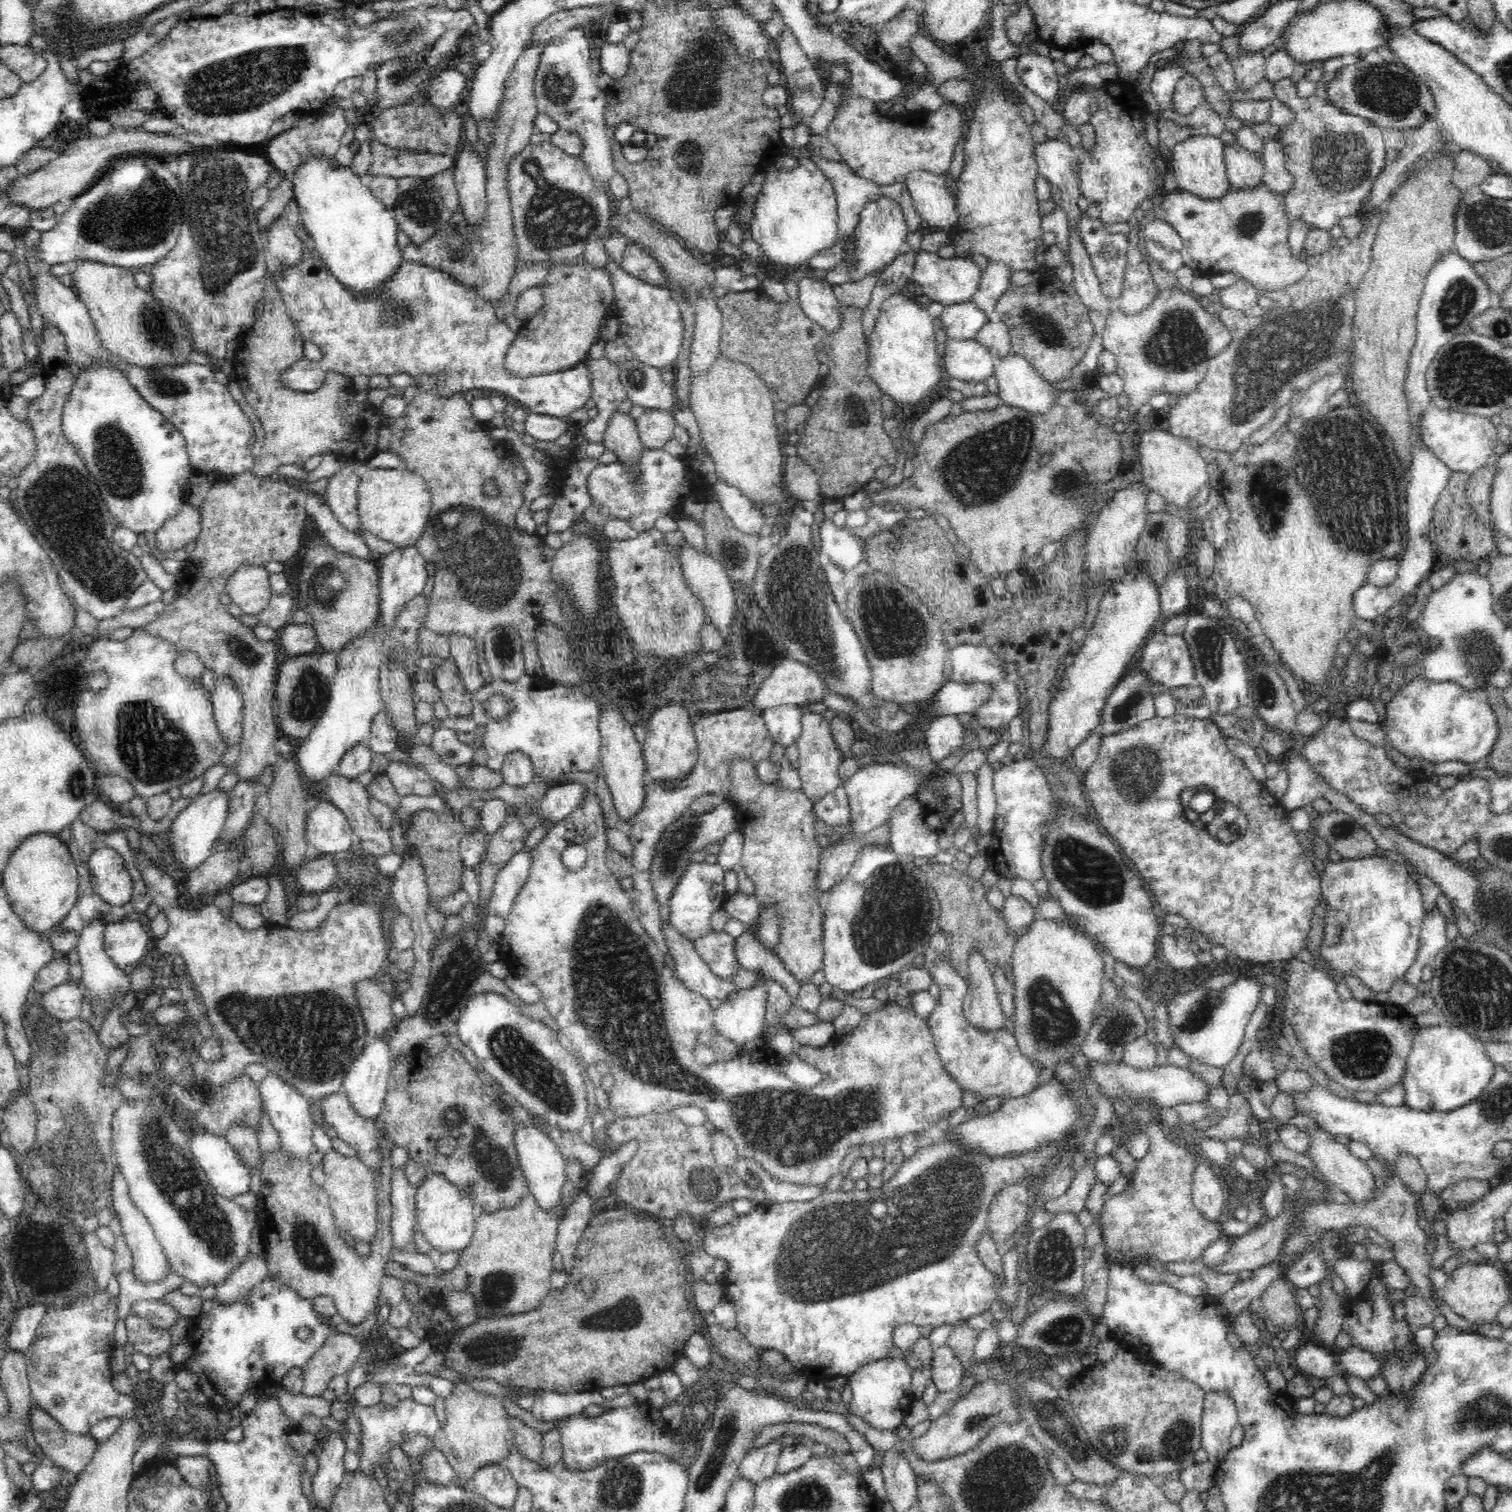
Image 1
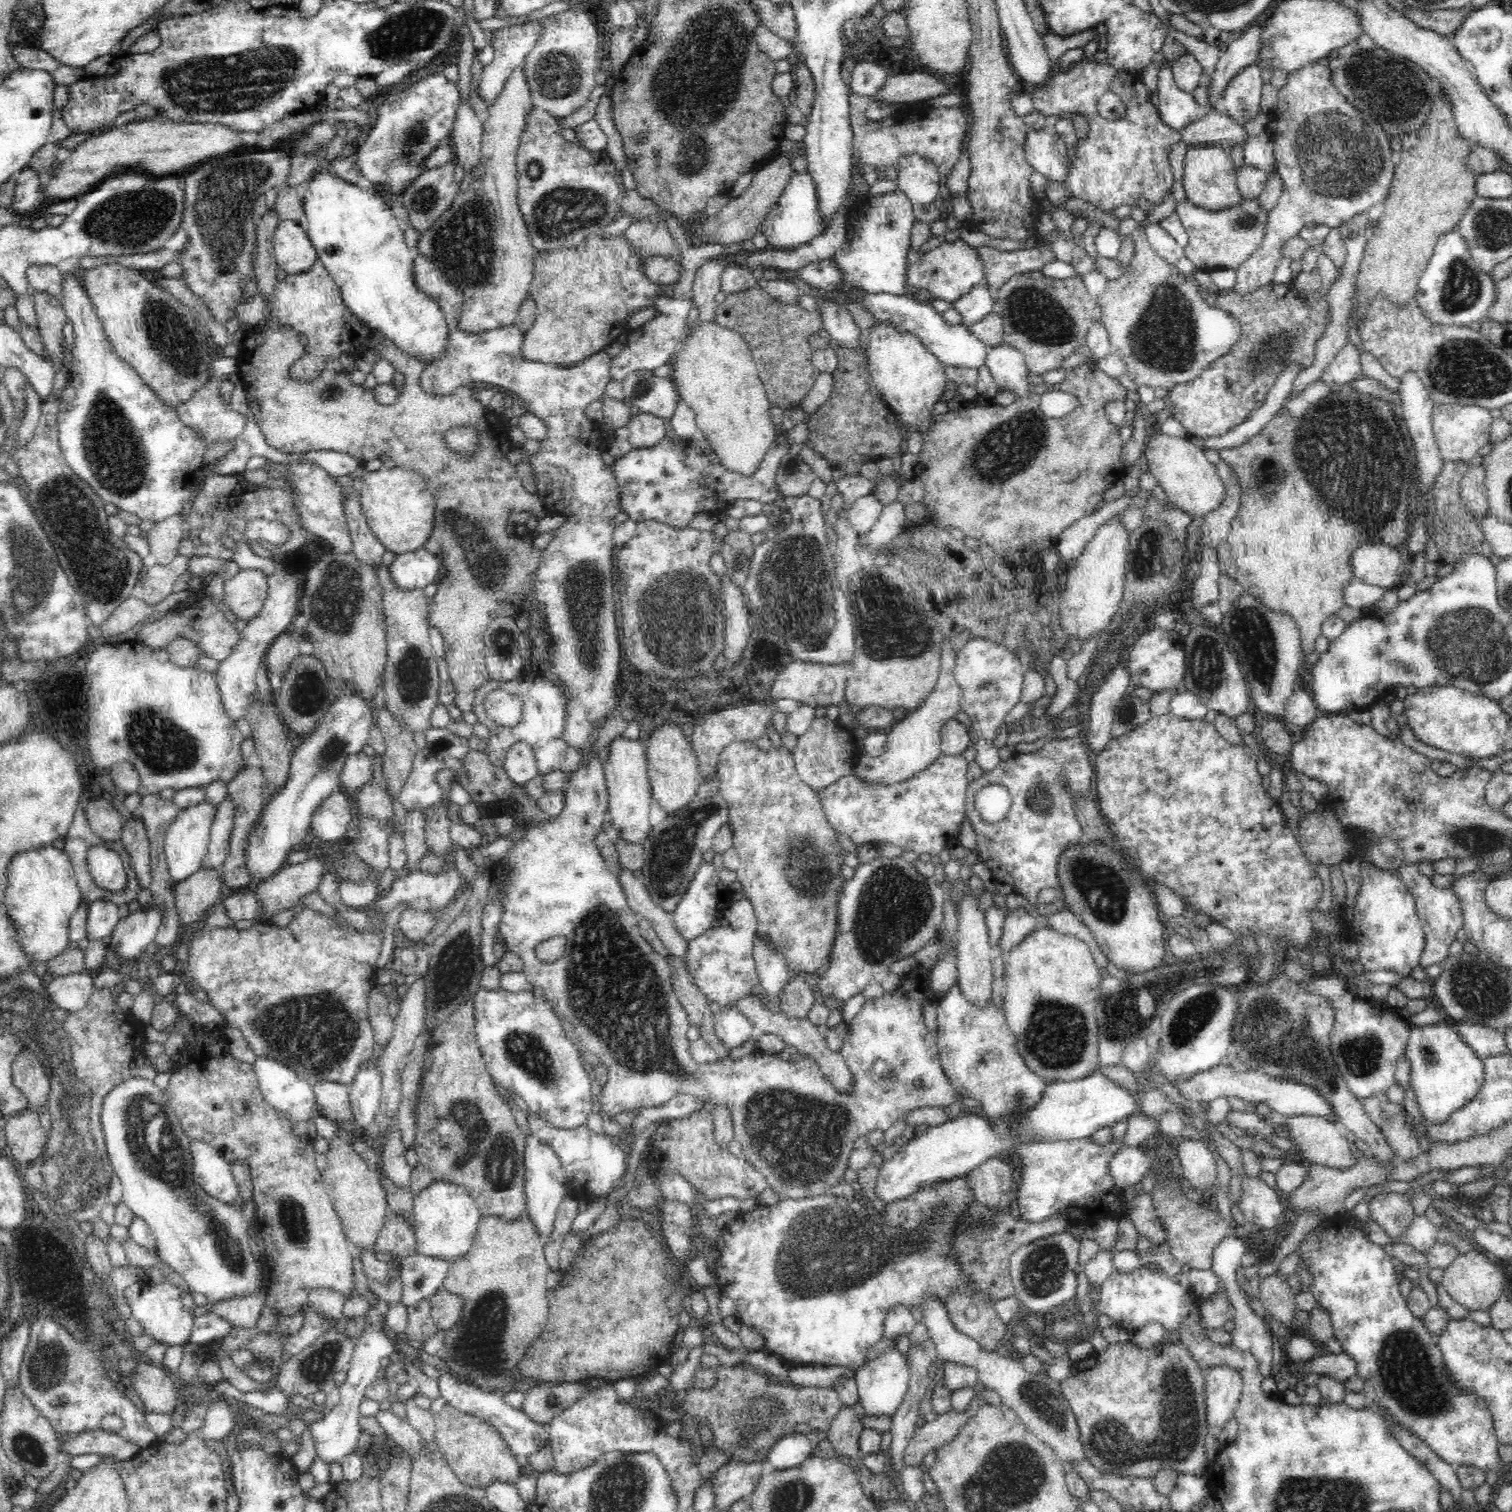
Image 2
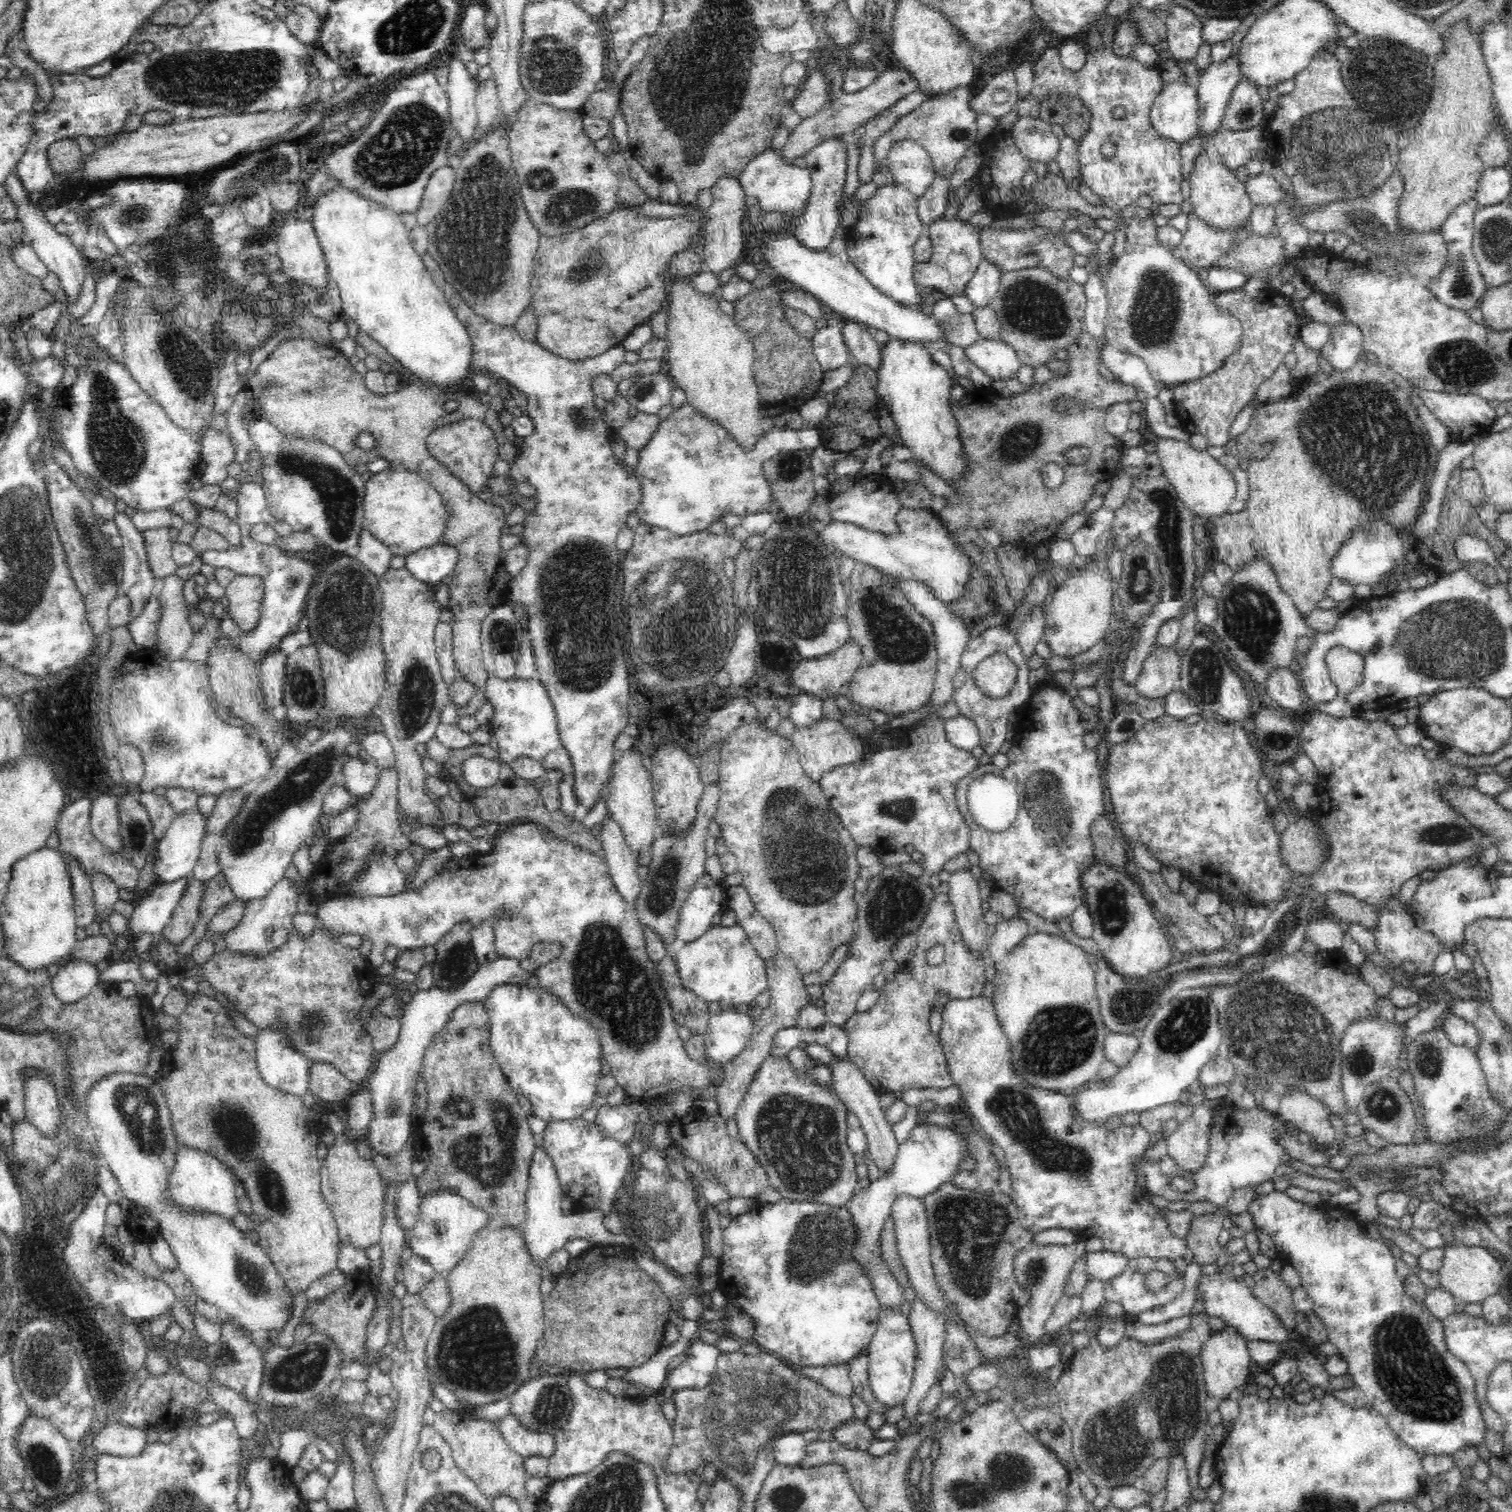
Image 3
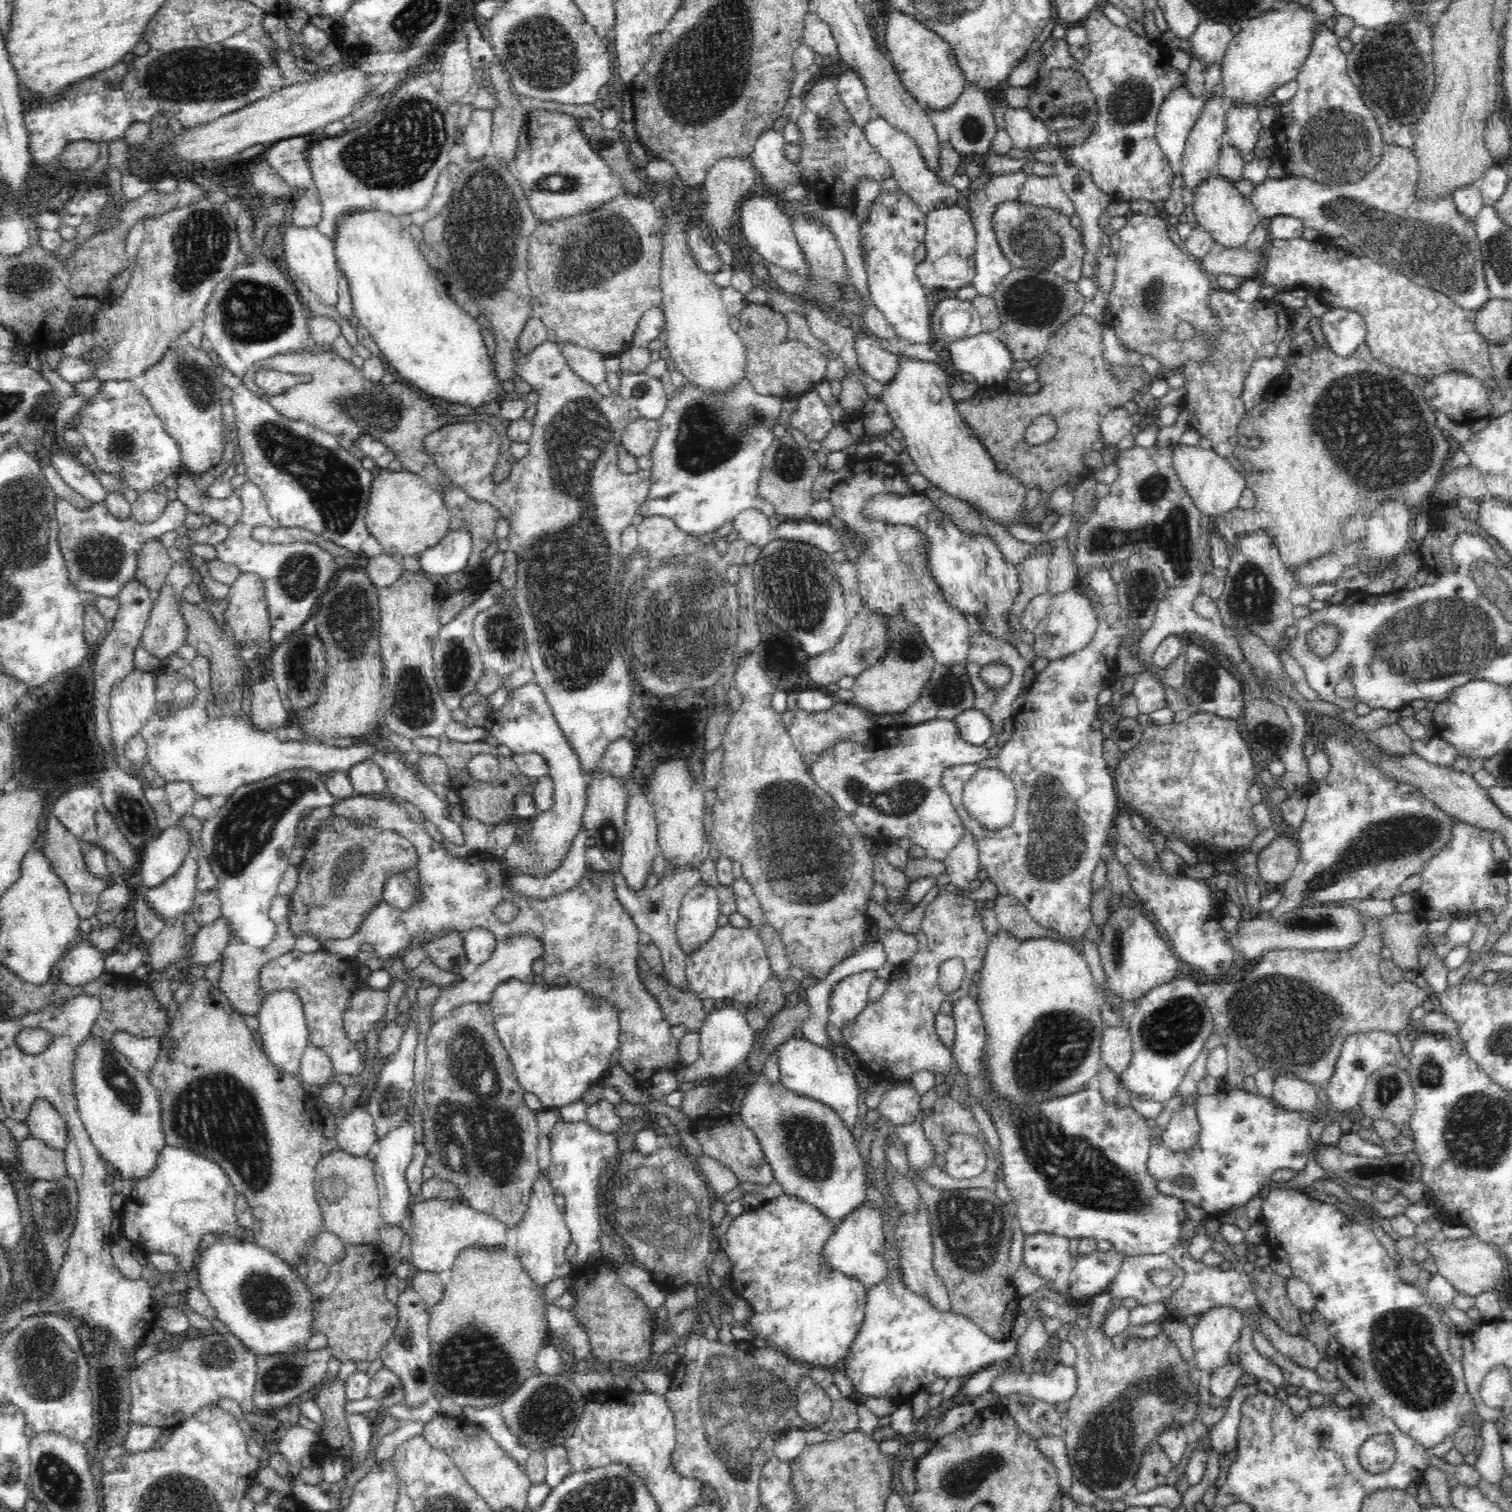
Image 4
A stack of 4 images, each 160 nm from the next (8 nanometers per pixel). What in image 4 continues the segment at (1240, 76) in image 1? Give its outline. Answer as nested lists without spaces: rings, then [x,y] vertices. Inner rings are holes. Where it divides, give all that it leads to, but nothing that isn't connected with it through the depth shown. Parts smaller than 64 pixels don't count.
[[[1232,104],[1227,112],[1226,142],[1238,148],[1242,157],[1244,157],[1244,161],[1250,162],[1255,158],[1253,148],[1262,128],[1262,123],[1259,121],[1258,107],[1235,106],[1235,104]]]

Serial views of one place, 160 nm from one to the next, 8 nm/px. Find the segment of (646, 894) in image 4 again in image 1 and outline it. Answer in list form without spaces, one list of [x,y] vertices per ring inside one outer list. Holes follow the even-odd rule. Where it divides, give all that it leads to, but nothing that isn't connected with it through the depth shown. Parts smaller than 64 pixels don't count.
[[[725,799],[722,804],[718,804],[714,810],[704,812],[704,814],[691,814],[689,811],[684,812],[676,822],[670,824],[662,836],[660,842],[656,844],[657,850],[652,864],[651,878],[653,881],[653,890],[656,901],[659,904],[659,914],[662,920],[668,920],[668,912],[670,913],[670,898],[672,892],[678,884],[678,880],[682,878],[686,866],[691,862],[691,855],[694,852],[706,850],[709,845],[720,842],[727,834],[734,832],[738,828],[738,820],[735,819],[735,812]]]

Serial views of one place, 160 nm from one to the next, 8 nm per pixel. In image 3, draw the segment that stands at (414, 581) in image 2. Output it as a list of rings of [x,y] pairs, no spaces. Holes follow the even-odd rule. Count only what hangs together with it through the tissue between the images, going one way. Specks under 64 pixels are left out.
[[[434,544],[430,548],[421,548],[405,557],[405,568],[418,580],[436,585],[450,575],[460,560],[456,545]]]

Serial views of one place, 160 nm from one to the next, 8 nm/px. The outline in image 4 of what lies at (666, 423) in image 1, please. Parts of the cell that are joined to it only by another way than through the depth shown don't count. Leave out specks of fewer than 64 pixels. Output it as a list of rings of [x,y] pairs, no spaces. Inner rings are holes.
[[[640,417],[626,425],[621,444],[630,455],[640,458],[651,454],[659,434],[660,424],[658,421]]]

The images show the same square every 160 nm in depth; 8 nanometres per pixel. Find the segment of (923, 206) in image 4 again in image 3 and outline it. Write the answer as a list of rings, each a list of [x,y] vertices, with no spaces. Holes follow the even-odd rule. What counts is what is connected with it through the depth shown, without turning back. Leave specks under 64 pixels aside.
[[[910,137],[898,139],[888,150],[891,183],[906,187],[918,199],[937,176],[930,155]]]

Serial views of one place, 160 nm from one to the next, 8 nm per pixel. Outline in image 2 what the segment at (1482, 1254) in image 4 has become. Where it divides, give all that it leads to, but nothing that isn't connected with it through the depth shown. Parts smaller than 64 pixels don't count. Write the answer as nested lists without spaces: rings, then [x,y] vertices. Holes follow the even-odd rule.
[[[1472,1249],[1465,1254],[1459,1253],[1444,1269],[1441,1284],[1450,1296],[1462,1304],[1468,1311],[1486,1310],[1502,1294],[1502,1282],[1506,1278],[1500,1269],[1490,1262],[1488,1257]]]

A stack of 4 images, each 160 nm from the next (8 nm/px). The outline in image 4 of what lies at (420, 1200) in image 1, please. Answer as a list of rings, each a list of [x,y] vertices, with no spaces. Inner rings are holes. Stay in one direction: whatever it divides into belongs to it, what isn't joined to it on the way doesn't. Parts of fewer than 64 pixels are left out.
[[[423,1199],[410,1205],[411,1260],[418,1271],[438,1274],[450,1270],[458,1253],[466,1247],[504,1247],[507,1226],[490,1215],[474,1210],[464,1199]]]

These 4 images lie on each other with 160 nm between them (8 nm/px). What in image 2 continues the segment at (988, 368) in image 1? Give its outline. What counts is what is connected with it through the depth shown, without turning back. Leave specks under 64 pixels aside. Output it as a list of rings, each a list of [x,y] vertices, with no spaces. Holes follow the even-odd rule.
[[[864,292],[864,296],[858,298],[858,302],[878,320],[882,320],[880,323],[885,324],[885,326],[892,326],[895,330],[900,326],[902,330],[908,330],[906,334],[914,335],[914,338],[918,339],[918,342],[922,343],[922,346],[926,347],[928,351],[932,352],[945,367],[954,366],[978,371],[984,363],[987,346],[965,326],[950,324],[930,304],[916,301],[908,294],[898,296],[874,292]]]

